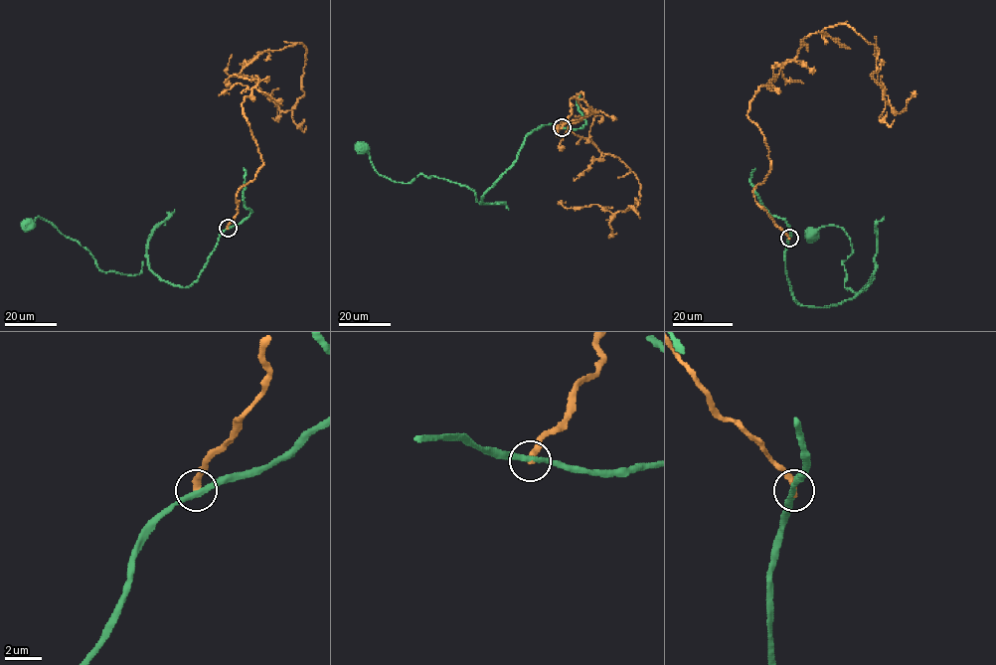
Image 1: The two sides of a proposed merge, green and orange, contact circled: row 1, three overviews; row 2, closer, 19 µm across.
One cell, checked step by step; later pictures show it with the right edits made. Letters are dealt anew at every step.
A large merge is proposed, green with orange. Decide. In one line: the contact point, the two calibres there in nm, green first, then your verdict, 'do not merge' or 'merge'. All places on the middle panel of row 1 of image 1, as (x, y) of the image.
place (562, 127); calibres 300 and 380 nm; do not merge

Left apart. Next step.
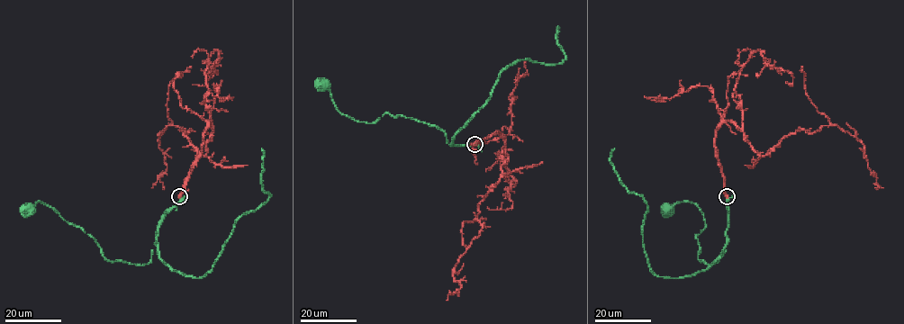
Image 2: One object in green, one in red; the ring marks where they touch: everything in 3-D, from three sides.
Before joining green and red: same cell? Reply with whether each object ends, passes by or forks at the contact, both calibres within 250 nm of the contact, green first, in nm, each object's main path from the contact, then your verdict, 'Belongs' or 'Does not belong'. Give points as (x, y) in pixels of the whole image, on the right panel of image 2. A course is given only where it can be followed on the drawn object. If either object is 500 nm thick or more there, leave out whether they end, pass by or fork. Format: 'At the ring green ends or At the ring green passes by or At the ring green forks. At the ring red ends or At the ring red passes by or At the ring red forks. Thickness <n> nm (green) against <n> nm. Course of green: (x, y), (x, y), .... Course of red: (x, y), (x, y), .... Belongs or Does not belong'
Thickness 500 nm (green) against 480 nm. Course of green: (727, 196), (727, 250), (710, 265), (698, 258), (696, 236), (706, 227), (700, 210), (688, 202), (666, 210). Course of red: (727, 196), (715, 140), (725, 121), (763, 156), (800, 130), (836, 125), (863, 145), (883, 188). Belongs

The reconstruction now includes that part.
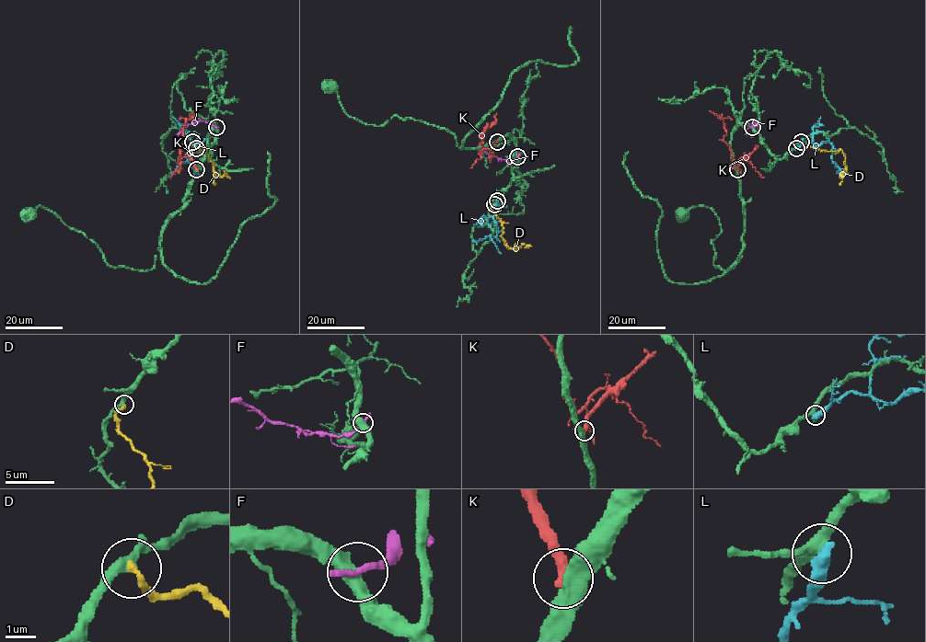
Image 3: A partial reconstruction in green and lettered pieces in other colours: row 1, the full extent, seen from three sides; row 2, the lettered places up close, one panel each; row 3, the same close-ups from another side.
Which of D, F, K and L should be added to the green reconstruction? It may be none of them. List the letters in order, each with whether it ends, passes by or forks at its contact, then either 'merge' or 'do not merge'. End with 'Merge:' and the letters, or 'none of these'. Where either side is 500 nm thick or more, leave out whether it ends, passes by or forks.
D: it ends; merge
F: it ends; do not merge
K: it ends; do not merge
L: do not merge
Merge: D

